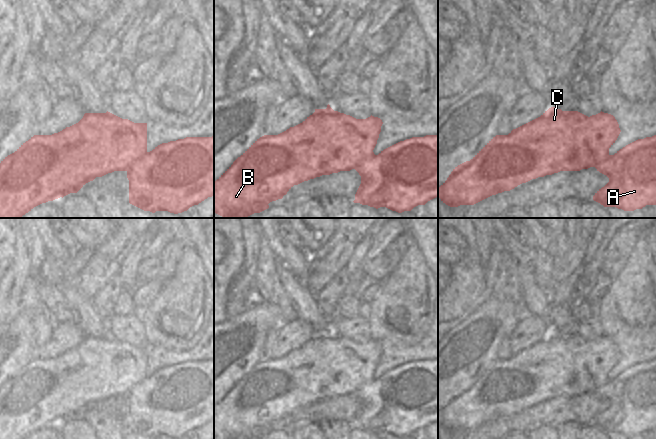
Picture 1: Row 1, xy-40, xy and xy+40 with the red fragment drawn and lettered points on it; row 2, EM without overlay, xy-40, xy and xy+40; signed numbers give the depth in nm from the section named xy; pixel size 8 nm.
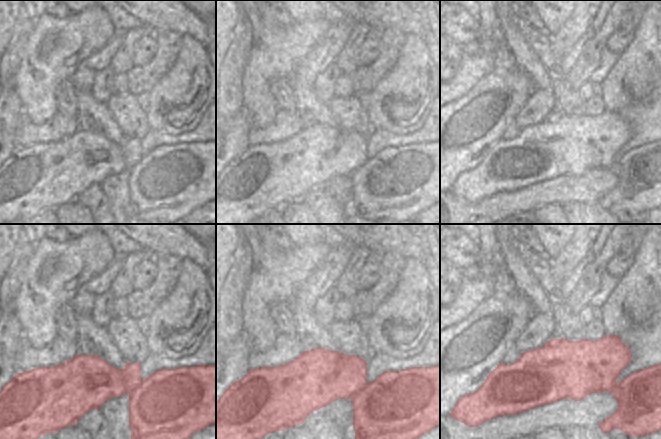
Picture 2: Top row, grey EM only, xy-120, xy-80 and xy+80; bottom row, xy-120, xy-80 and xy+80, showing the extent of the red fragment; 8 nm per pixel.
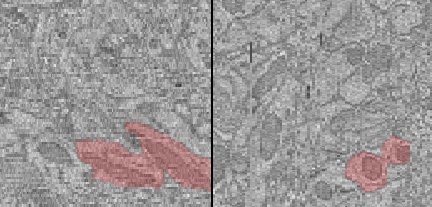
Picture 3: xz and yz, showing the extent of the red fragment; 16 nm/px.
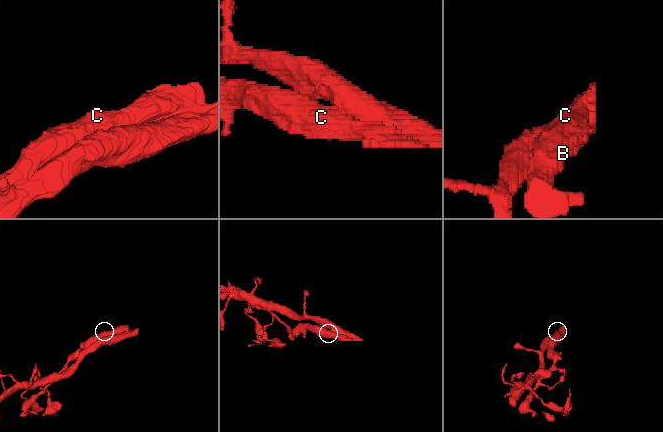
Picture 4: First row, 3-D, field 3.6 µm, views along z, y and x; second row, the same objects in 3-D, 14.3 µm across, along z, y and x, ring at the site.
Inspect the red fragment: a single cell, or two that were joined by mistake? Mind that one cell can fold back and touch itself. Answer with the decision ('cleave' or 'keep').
cleave

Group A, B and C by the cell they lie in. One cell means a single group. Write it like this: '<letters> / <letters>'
A / B C

